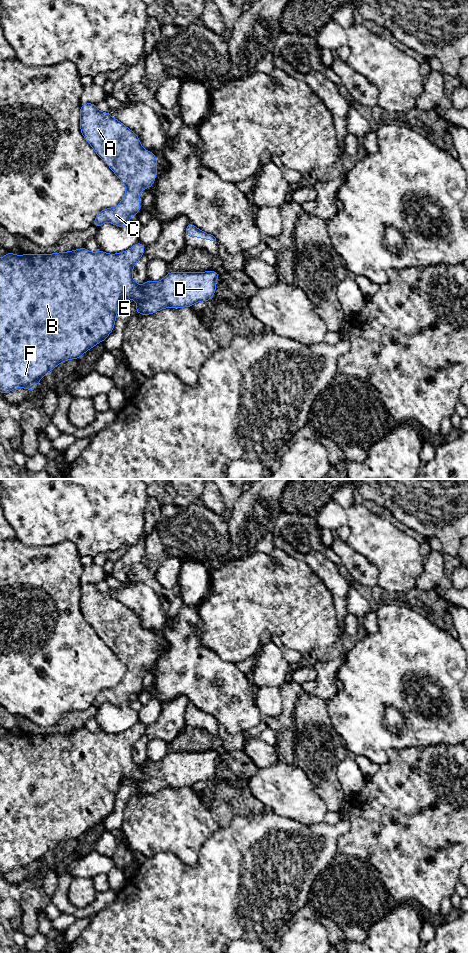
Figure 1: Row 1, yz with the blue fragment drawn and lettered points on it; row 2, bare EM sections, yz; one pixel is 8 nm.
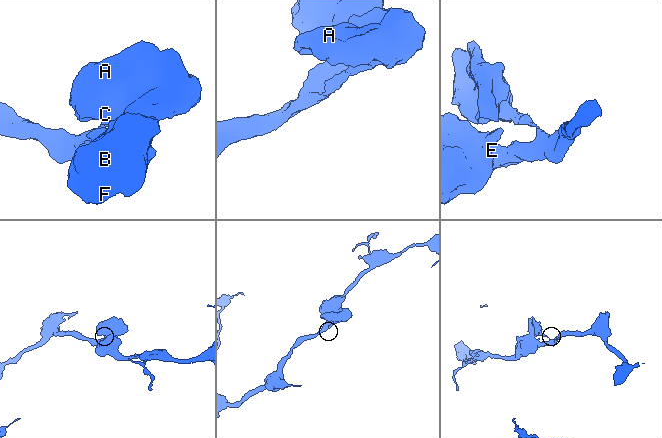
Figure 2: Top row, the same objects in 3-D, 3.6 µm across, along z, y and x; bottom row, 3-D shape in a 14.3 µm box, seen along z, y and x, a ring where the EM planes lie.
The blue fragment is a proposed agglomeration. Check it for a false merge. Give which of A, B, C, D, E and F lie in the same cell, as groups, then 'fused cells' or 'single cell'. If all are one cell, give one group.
A B C D E F | single cell

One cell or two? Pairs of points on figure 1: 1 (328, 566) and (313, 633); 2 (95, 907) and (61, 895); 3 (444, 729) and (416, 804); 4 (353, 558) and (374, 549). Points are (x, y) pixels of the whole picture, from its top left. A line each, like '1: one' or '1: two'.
1: two
2: one
3: two
4: two

